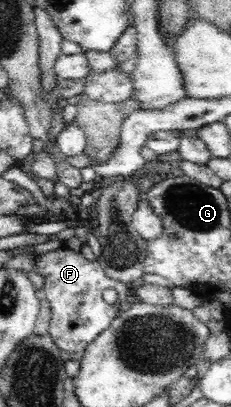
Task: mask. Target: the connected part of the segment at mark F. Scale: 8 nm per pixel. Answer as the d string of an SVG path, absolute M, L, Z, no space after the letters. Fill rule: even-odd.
M65 246L37 256L34 268L44 279L43 289L51 305L52 317L47 332L62 351L70 353L72 360L80 361L87 345L108 329L112 320L120 314L118 308L129 296L129 285L108 277L97 259L90 261L82 252L76 253ZM106 289L114 289L118 294L112 304L104 300L102 293Z

